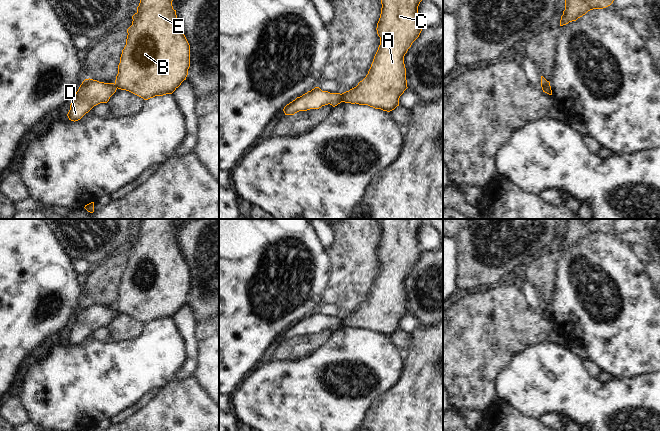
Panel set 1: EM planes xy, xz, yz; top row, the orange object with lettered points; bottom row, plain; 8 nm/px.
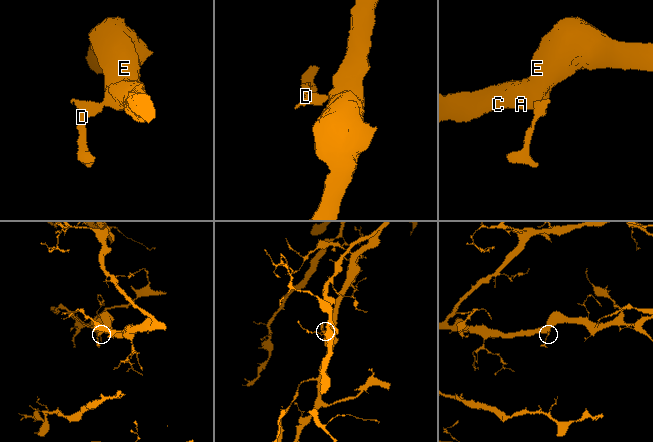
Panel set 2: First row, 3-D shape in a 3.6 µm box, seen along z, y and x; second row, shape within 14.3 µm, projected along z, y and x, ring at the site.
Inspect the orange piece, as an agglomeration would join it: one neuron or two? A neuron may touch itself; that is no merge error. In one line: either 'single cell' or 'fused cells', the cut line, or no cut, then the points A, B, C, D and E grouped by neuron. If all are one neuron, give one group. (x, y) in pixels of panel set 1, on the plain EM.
fused cells | xz (340, 318), (342, 325) | A B C E / D

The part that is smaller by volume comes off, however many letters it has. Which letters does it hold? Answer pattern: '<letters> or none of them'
D

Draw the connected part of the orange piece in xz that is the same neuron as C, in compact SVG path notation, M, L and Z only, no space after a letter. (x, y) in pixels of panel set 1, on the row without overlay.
M380 219L382 232L376 252L380 269L368 298L356 311L341 318L342 326L368 329L387 336L399 330L399 322L408 312L404 280L423 253L416 245L418 230L425 222L426 219Z

